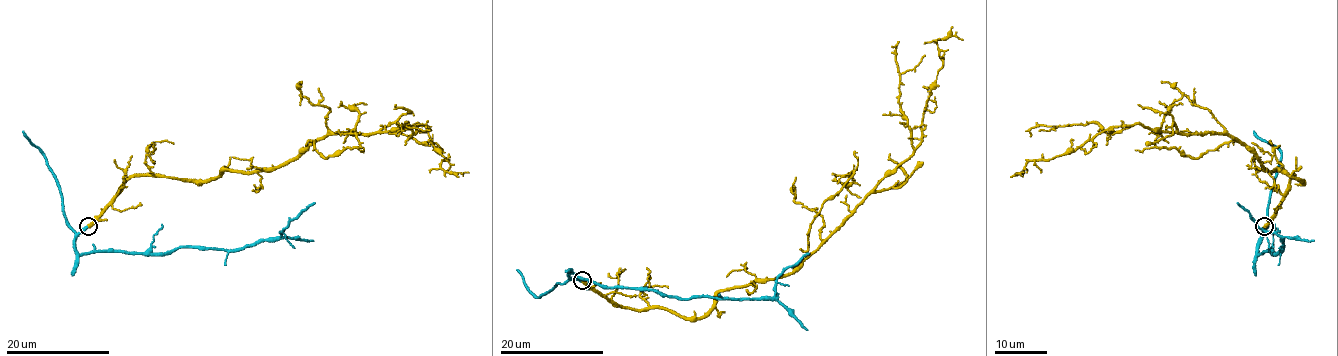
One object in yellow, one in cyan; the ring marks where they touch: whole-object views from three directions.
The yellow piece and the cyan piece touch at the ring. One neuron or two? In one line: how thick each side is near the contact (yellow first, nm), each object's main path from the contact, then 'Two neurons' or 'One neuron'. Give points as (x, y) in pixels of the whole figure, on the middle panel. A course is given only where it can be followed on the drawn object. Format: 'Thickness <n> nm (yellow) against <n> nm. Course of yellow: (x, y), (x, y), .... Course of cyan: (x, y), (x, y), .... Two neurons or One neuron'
Thickness 480 nm (yellow) against 320 nm. Course of yellow: (582, 280), (613, 303), (701, 318), (718, 292), (789, 275), (913, 154), (943, 64), (936, 41), (962, 40). Course of cyan: (582, 280), (569, 276), (681, 298), (771, 298), (776, 279), (809, 253). One neuron

